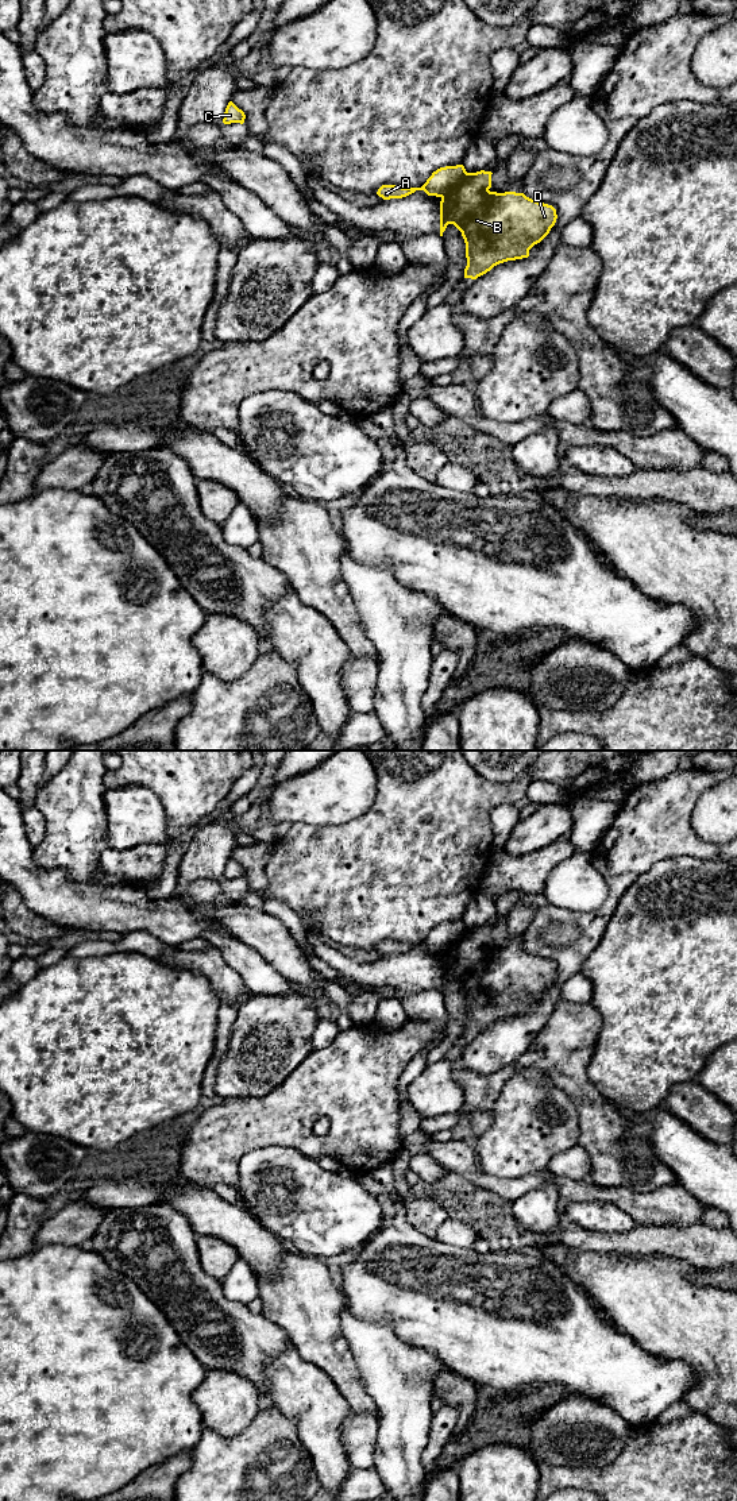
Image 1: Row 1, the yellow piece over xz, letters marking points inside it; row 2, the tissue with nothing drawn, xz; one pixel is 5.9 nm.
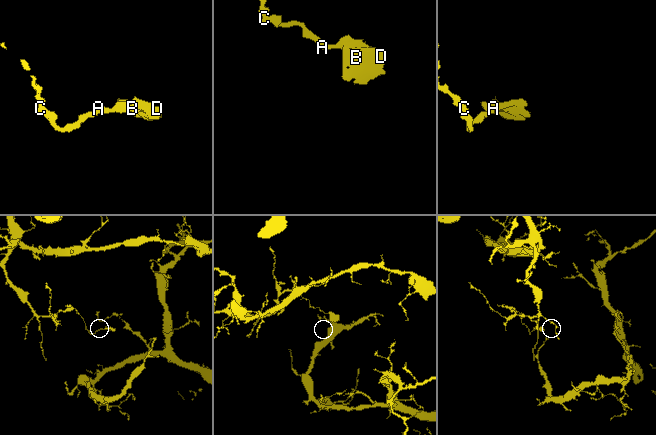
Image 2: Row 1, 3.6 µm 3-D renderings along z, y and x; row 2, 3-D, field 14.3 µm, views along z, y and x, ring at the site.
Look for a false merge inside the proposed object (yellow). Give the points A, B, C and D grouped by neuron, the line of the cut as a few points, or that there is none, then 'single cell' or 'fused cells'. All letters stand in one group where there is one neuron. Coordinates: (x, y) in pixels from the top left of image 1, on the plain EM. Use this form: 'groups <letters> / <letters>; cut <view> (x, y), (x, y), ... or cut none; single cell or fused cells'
groups A C / B D; cut xz (467, 929), (458, 940), (440, 952); fused cells

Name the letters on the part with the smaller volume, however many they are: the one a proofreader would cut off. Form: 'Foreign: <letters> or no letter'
Foreign: B, D

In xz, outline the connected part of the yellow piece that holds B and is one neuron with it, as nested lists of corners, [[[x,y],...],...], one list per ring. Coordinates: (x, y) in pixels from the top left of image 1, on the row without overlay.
[[[491,927],[467,929],[459,941],[441,952],[440,992],[454,980],[466,999],[467,1022],[464,1034],[476,1035],[494,1022],[529,1012],[529,1006],[540,999],[555,981],[557,971],[552,961],[539,958],[524,949],[490,948]]]

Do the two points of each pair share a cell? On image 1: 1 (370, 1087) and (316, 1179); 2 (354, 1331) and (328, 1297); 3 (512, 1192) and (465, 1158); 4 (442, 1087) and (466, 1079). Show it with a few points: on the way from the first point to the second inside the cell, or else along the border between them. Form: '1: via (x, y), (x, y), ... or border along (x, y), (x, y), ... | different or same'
1: border along (288, 1148), (317, 1160) | different
2: border along (346, 1304), (340, 1314), (340, 1330), (348, 1343) | different
3: via (498, 1185), (479, 1179), (473, 1172) | same
4: border along (452, 1067), (452, 1079), (465, 1091) | different

